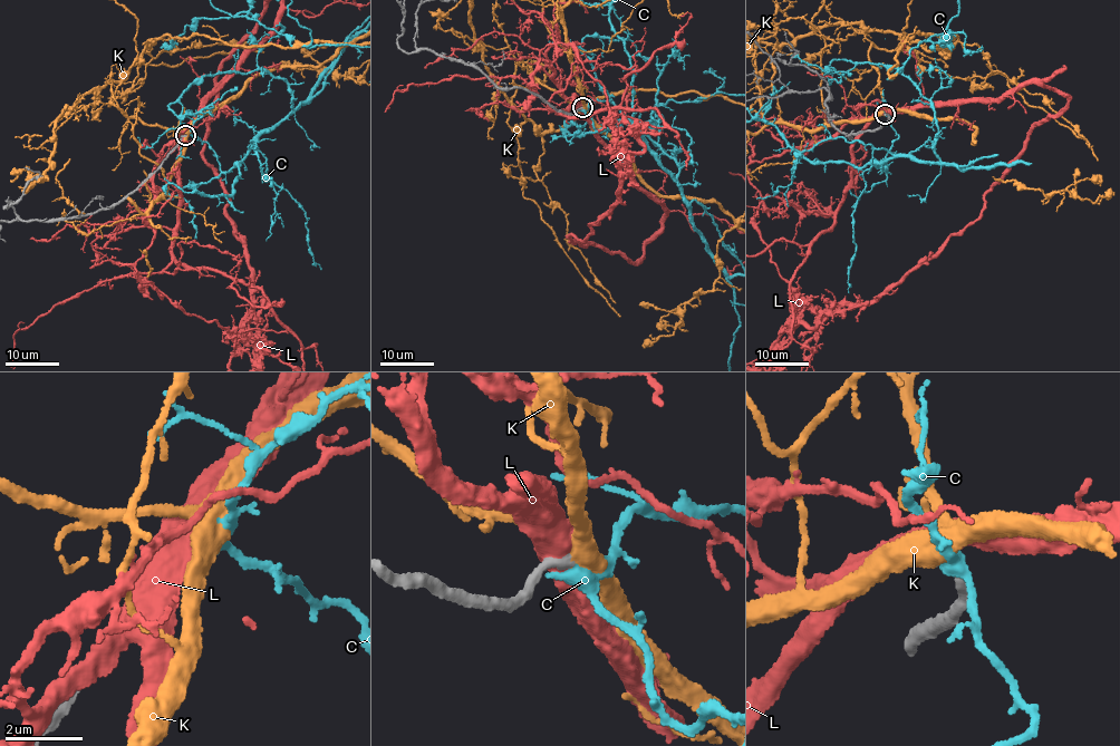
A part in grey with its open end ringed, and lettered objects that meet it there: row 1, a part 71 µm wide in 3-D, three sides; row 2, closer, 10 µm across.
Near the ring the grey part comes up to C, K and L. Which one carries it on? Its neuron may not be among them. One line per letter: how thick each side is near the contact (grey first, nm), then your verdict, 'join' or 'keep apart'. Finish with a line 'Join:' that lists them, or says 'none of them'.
C: 260/320 nm | keep apart
K: 260/480 nm | join
L: 280/600 nm | keep apart
Join: K

